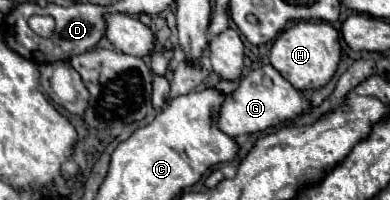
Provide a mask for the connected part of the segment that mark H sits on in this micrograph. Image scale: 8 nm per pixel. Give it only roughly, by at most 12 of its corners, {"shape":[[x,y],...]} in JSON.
{"shape":[[298,22],[270,64],[300,92],[322,88],[340,62],[328,22]]}

